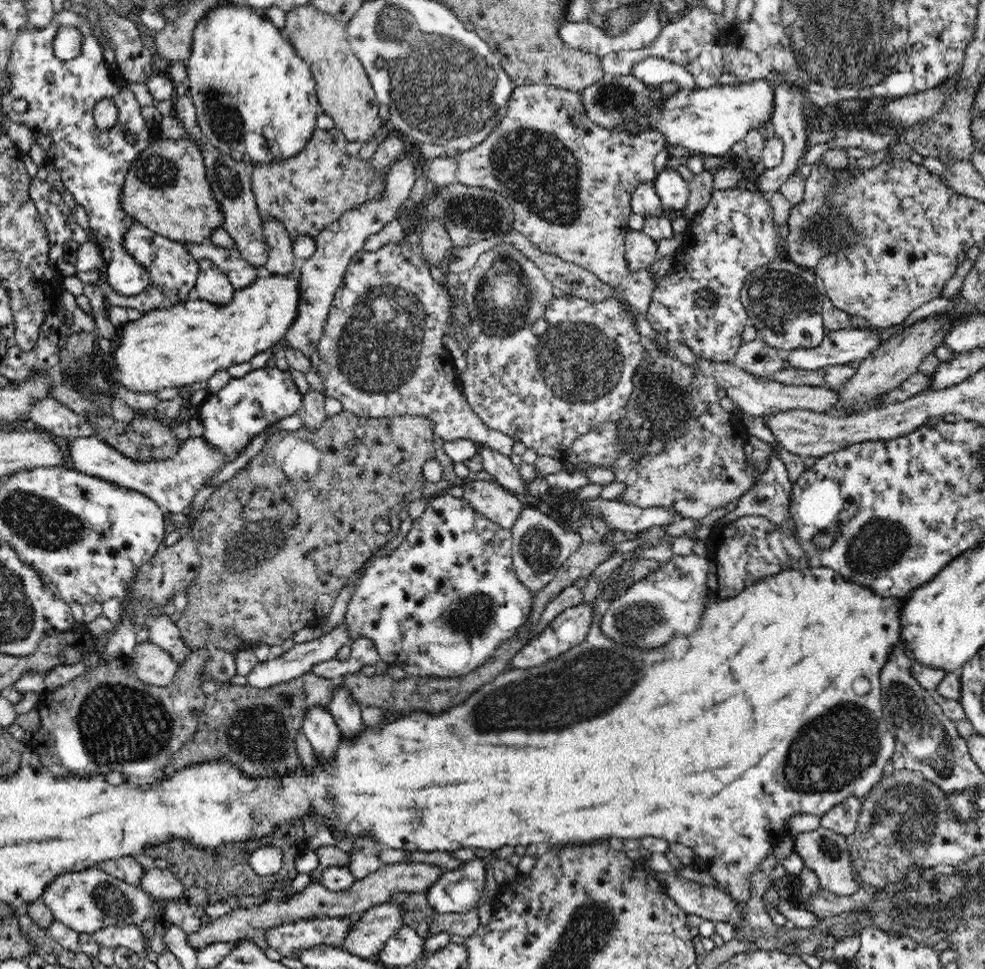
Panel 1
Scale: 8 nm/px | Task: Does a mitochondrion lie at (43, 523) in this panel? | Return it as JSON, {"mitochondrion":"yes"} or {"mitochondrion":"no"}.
{"mitochondrion":"yes"}

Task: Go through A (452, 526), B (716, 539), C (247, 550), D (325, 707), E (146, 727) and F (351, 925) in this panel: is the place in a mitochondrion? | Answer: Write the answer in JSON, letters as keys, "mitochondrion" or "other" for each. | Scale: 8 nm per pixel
{"A":"other","B":"other","C":"mitochondrion","D":"other","E":"mitochondrion","F":"other"}

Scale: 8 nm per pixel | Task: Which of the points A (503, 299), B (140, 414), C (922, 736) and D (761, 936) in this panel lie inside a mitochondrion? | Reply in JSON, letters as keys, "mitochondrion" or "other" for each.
{"A":"mitochondrion","B":"other","C":"mitochondrion","D":"mitochondrion"}

